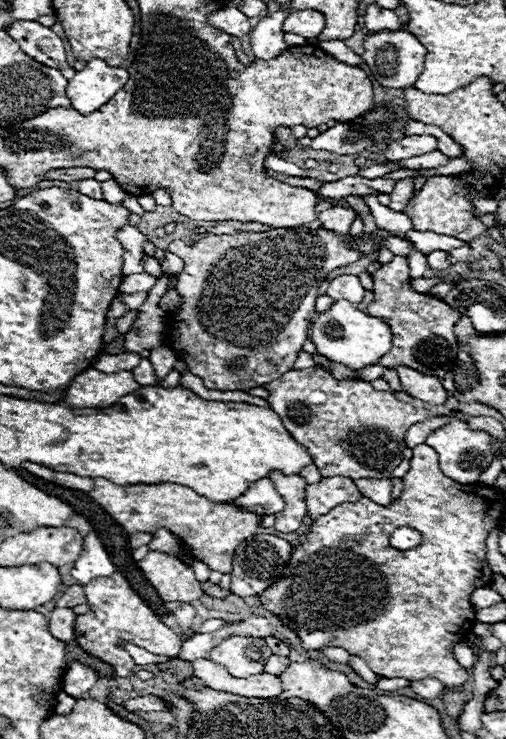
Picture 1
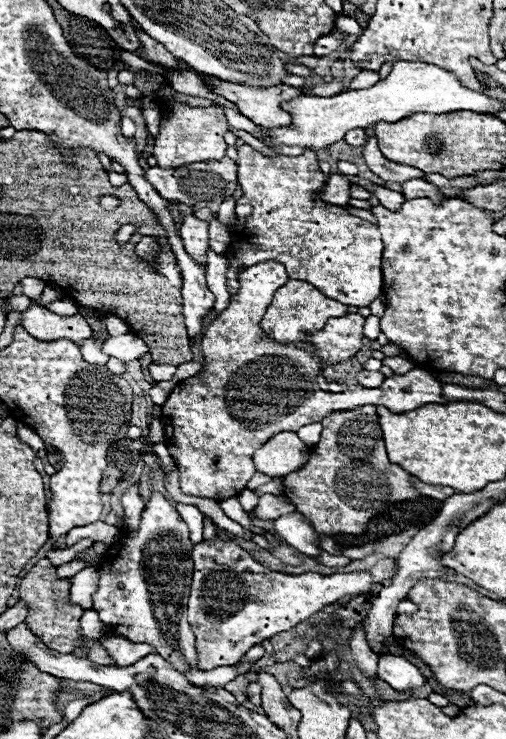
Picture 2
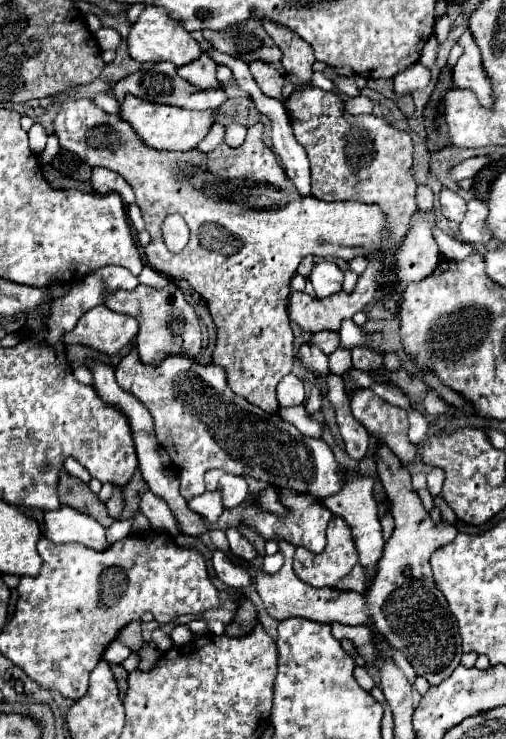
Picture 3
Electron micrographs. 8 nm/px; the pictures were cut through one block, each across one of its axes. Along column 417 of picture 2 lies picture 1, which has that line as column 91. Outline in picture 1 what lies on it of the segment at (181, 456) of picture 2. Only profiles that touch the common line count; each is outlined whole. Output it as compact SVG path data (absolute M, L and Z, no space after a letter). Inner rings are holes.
M88 368L70 382L62 404L70 408L108 408L138 386L140 384L128 370L106 374L96 368Z

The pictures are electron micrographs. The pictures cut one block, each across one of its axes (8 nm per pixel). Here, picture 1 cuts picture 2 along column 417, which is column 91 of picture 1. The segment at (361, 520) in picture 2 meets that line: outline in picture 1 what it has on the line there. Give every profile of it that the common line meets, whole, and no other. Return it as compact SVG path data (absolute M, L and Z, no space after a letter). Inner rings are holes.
M94 478L94 490L88 492L90 498L94 502L98 502L128 534L136 534L136 532L148 532L148 534L156 534L156 530L166 528L168 532L172 532L178 540L186 542L190 538L190 554L208 564L210 570L218 570L222 574L228 574L232 570L232 556L234 550L238 548L238 544L242 540L246 540L248 536L254 536L258 532L260 520L262 516L248 512L246 508L238 508L232 504L216 504L210 502L208 498L202 498L200 494L196 494L192 488L188 486L180 486L180 484L130 484L130 486L118 486L112 484L106 478Z

